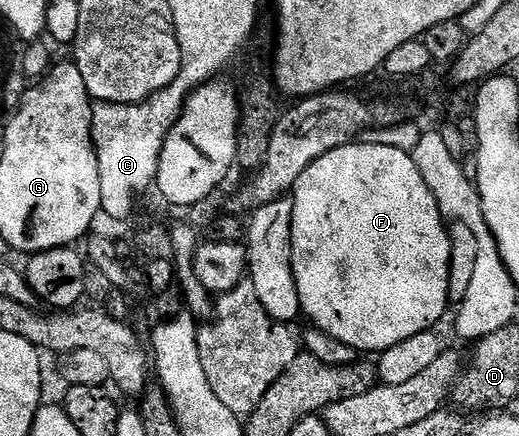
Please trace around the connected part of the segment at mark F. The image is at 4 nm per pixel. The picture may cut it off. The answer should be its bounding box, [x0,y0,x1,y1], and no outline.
[292,142,450,354]

